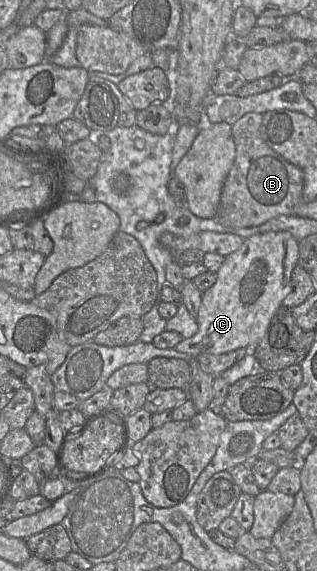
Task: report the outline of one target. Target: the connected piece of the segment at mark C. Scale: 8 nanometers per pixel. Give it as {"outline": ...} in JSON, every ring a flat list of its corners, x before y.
{"outline":[[287,231,265,232,243,239,242,246,225,257,215,284,201,295,197,333,182,339,173,349,190,357,253,349,291,290,292,271,298,265,298,242]]}

